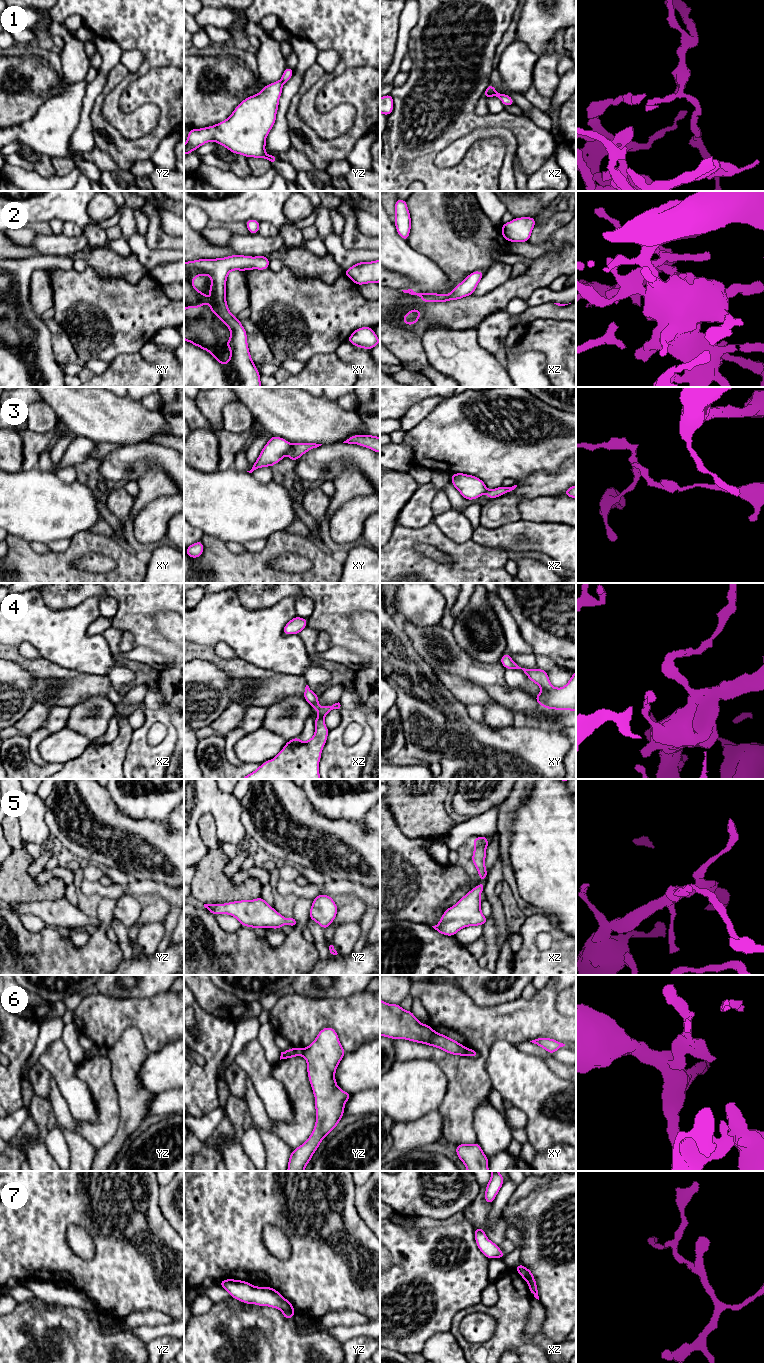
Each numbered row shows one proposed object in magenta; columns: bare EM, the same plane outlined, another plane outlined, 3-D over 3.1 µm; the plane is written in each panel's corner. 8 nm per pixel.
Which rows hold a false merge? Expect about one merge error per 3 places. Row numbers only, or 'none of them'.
1, 3, 6, 7

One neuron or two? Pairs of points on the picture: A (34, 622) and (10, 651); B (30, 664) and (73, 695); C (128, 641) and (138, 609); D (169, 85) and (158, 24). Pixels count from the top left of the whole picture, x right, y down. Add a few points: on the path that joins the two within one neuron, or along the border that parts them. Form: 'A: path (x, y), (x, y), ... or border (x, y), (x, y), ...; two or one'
A: border (10, 645), (17, 646); two
B: path (43, 671), (51, 676), (64, 676), (65, 682); one
C: border (124, 630), (131, 634), (135, 647); two
D: border (173, 66), (154, 67), (144, 75); two

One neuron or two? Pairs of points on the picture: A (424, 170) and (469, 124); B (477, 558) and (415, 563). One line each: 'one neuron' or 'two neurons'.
A: one neuron
B: one neuron

